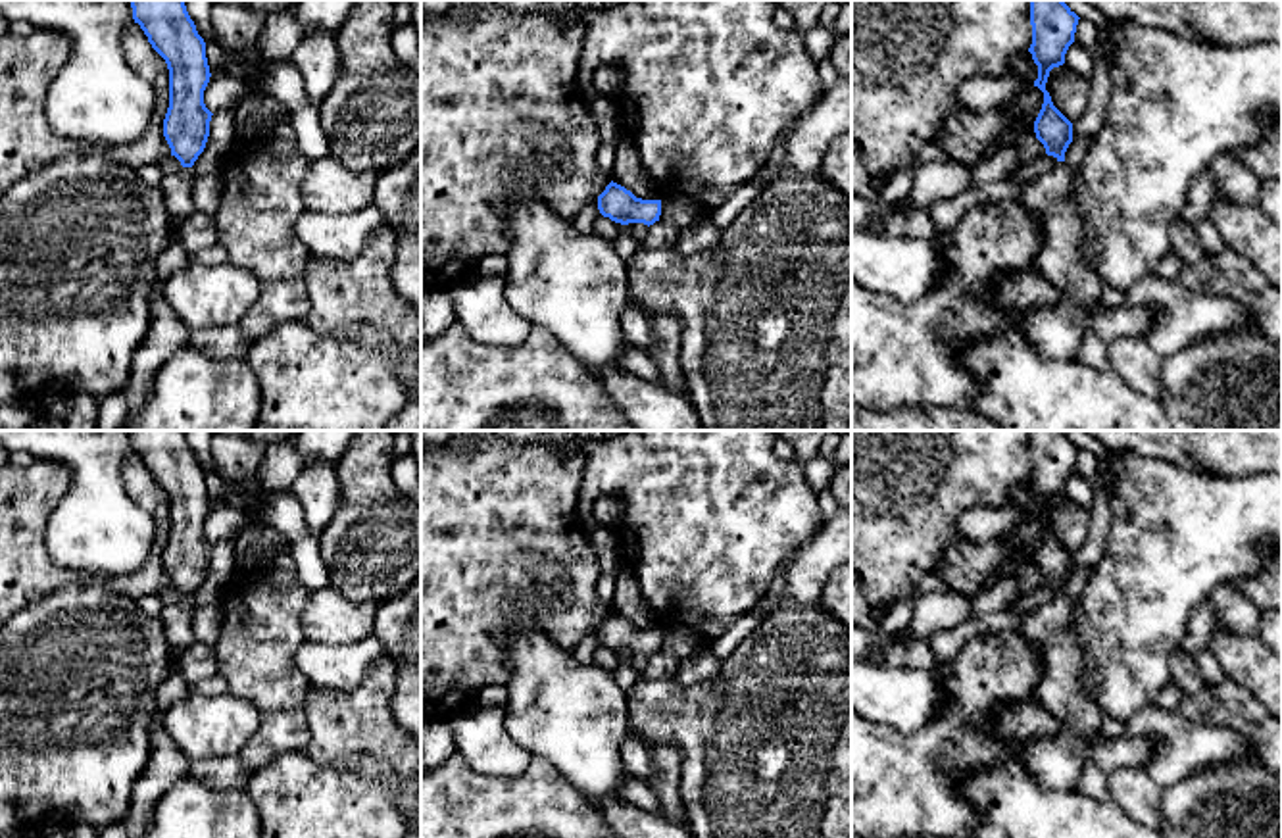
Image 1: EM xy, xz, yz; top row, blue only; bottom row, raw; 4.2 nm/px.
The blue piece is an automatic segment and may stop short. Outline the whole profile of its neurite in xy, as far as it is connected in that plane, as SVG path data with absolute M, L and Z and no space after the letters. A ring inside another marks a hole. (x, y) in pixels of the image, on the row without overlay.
M131 431L133 450L140 456L152 479L169 500L169 538L163 567L181 600L163 605L160 621L173 655L173 669L158 690L158 713L150 728L152 752L144 775L133 788L131 809L125 817L127 838L144 838L152 828L160 798L188 775L190 759L175 746L163 728L165 711L190 694L179 673L179 655L196 644L192 600L210 567L211 542L204 534L210 513L206 473L190 450L185 431Z

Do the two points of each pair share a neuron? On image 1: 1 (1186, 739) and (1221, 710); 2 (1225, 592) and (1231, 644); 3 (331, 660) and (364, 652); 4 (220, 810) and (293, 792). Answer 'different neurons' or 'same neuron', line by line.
1: different neurons
2: different neurons
3: same neuron
4: different neurons

